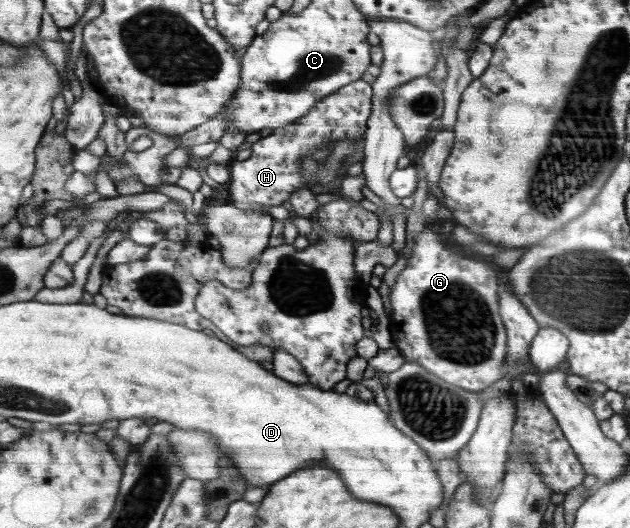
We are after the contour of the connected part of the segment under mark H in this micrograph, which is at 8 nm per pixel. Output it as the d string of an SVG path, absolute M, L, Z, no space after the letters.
M363 79L341 87L335 94L322 99L301 119L289 123L271 135L261 137L249 145L251 156L243 161L228 164L230 180L226 185L229 202L235 207L253 211L268 211L269 206L279 206L288 200L291 192L303 188L305 180L299 170L299 156L323 150L327 142L341 142L341 139L365 138L368 121L372 116L373 85Z

